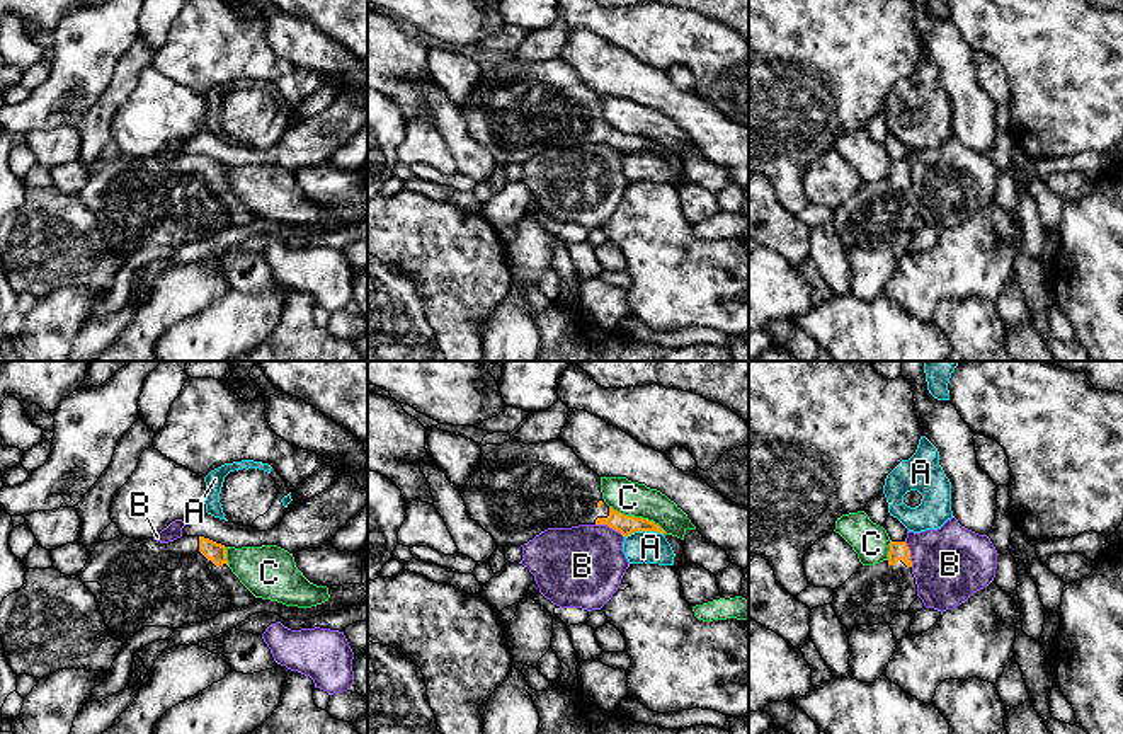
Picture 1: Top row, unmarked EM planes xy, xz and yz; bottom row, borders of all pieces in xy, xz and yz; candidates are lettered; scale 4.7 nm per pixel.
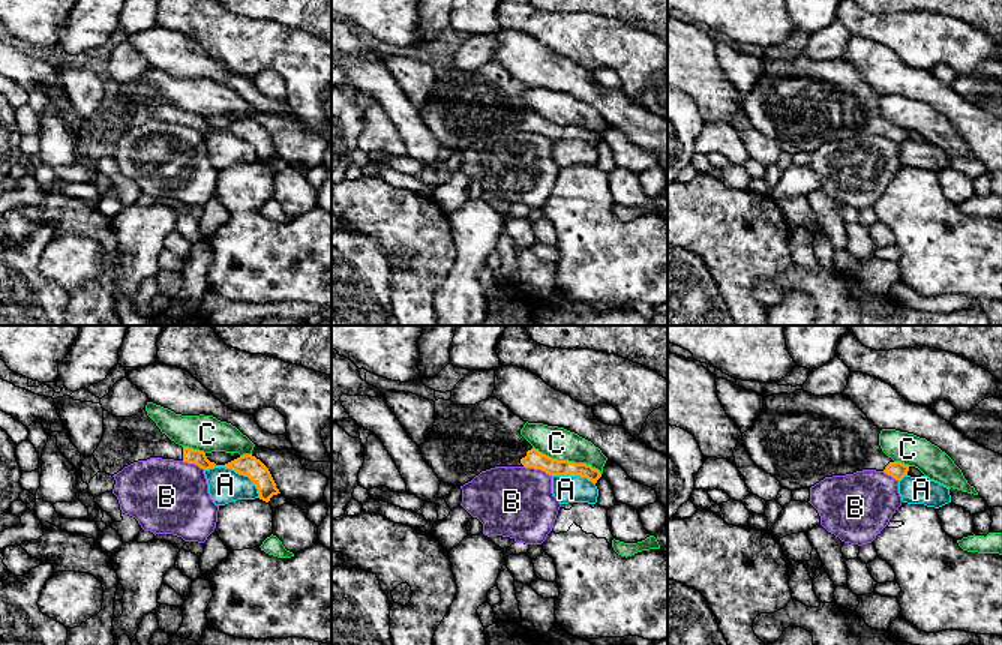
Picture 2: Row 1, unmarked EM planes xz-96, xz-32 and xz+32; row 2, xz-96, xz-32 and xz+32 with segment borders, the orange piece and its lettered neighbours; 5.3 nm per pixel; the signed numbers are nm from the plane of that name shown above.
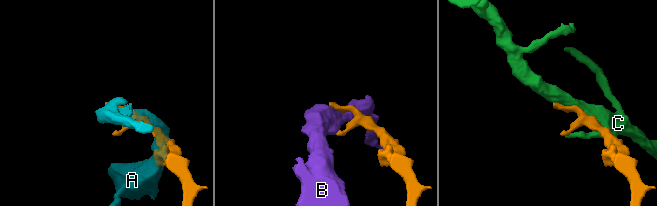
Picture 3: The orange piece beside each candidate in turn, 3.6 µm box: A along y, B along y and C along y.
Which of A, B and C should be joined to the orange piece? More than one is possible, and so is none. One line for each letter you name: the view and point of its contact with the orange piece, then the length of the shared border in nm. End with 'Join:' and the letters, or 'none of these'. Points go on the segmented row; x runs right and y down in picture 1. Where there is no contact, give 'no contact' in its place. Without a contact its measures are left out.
Join: none of these

